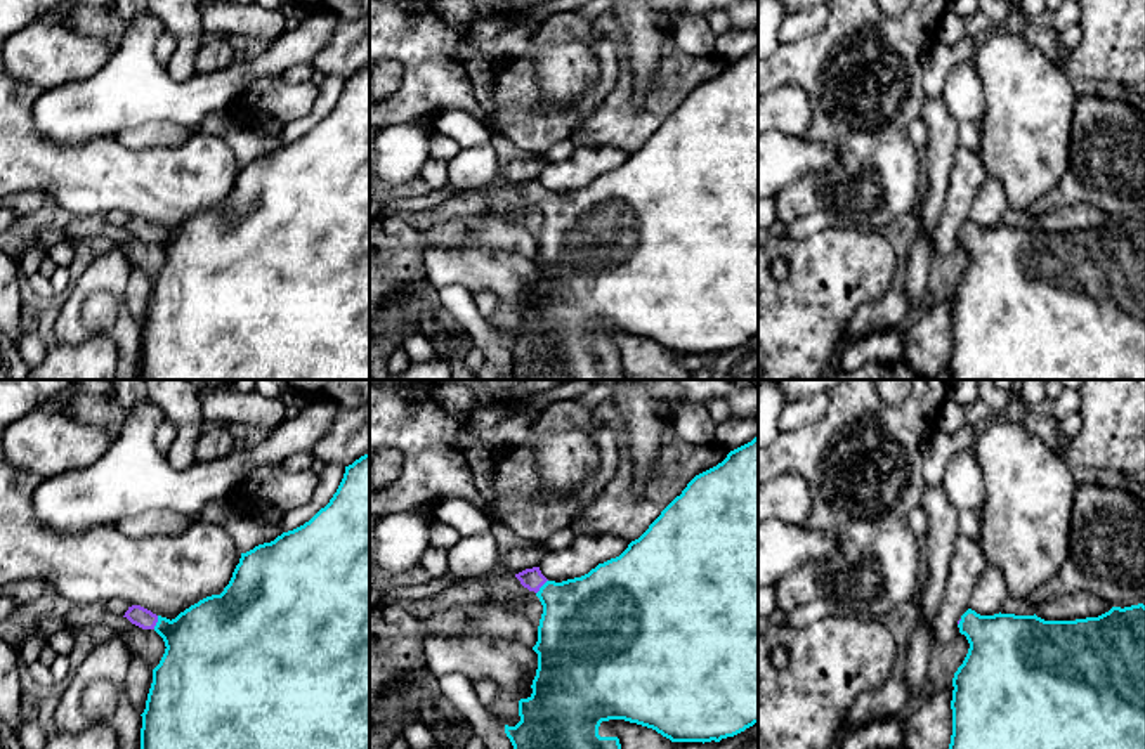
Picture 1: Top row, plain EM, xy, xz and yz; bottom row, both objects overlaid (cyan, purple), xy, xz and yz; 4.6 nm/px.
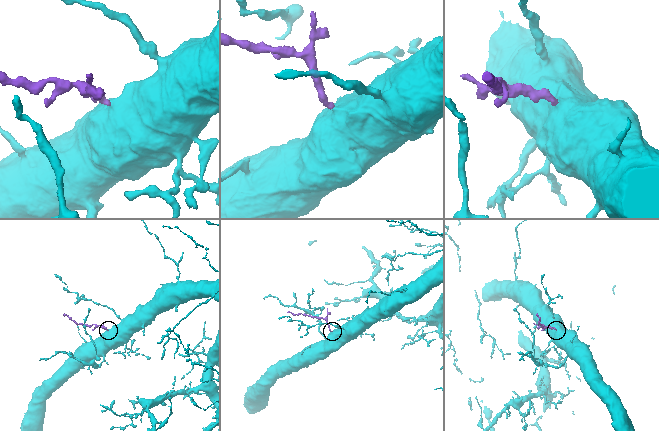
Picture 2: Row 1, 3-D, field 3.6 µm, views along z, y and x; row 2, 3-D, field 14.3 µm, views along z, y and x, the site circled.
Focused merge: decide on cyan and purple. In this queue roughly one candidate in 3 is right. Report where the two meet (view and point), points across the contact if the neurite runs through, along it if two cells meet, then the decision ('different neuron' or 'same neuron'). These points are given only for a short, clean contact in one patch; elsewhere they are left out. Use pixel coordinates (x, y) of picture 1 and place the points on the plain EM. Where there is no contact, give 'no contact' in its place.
xy (157, 234) | across xy (205, 255), (157, 234), (139, 227) | same neuron

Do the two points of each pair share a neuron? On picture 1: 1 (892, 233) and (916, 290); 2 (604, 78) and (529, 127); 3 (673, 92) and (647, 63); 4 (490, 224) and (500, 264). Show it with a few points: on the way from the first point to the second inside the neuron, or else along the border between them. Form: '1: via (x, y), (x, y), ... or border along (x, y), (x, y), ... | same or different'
1: border along (920, 226), (906, 260), (908, 304) | different
2: via (592, 99), (561, 125), (550, 127) | same
3: border along (672, 39), (663, 47), (653, 87), (641, 110) | different
4: border along (479, 241), (490, 252), (517, 252), (531, 260) | different

